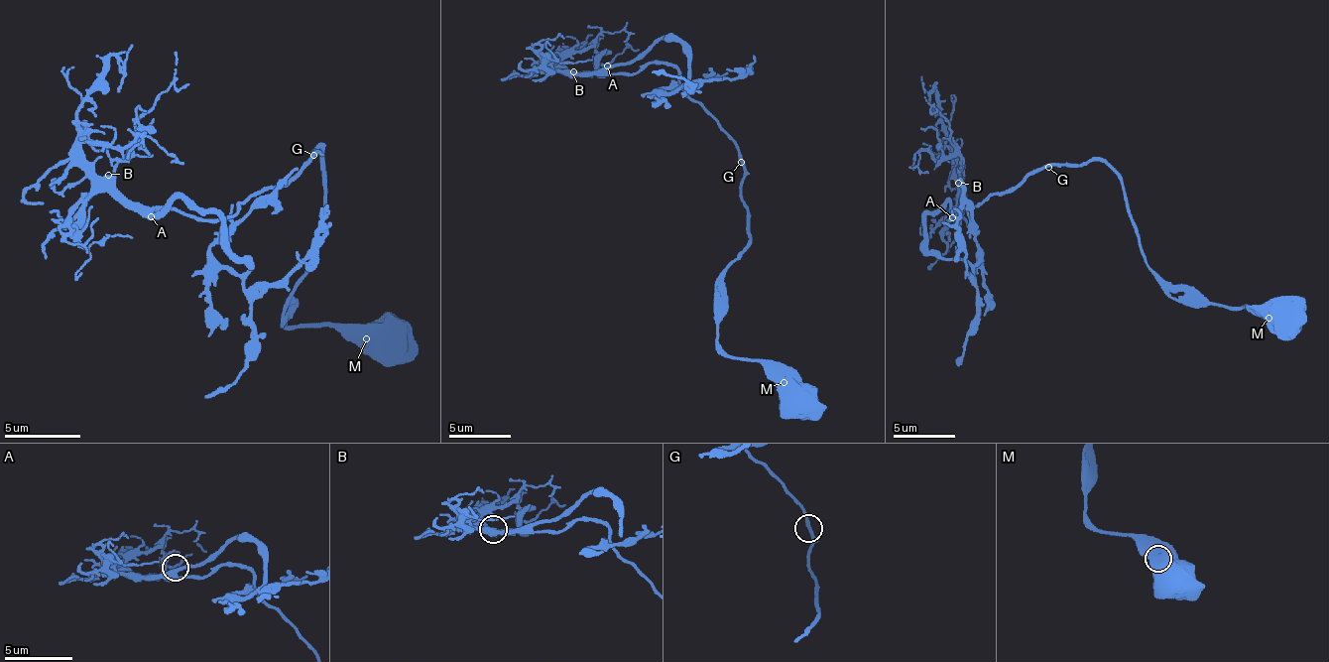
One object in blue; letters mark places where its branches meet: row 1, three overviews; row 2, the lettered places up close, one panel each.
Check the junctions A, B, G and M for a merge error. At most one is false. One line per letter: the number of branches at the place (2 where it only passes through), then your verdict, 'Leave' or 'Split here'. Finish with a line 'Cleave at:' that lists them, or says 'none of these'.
A: Branches: 3. Leave
B: Branches: 3. Leave
G: Branches: 2. Leave
M: Branches: 1. Leave
Cleave at: none of these

